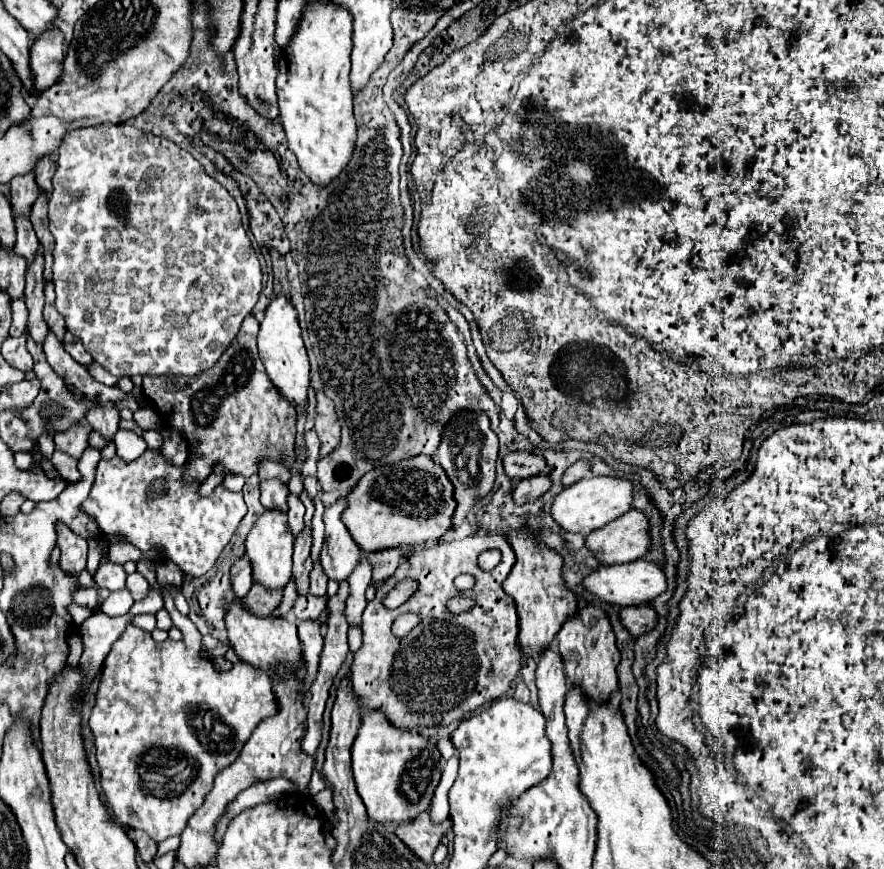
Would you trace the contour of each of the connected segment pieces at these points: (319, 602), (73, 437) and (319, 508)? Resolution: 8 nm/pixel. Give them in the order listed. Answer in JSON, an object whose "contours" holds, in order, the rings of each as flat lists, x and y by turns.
{"contours":[[[307,594,305,598,301,598,301,602,293,602,291,606,291,614,297,616,299,620,317,620,319,612,325,608,327,598,315,598,311,594]],[[77,424,63,434,57,434,55,436,55,450,61,450,73,458,81,458,83,450,87,448,89,432,91,432,91,428,87,424]],[[320,490,314,498,315,512,312,518,313,548,311,548,311,560,313,560,313,564,319,562,319,552,321,552,321,544,323,544,325,536,323,494,323,490]]]}

